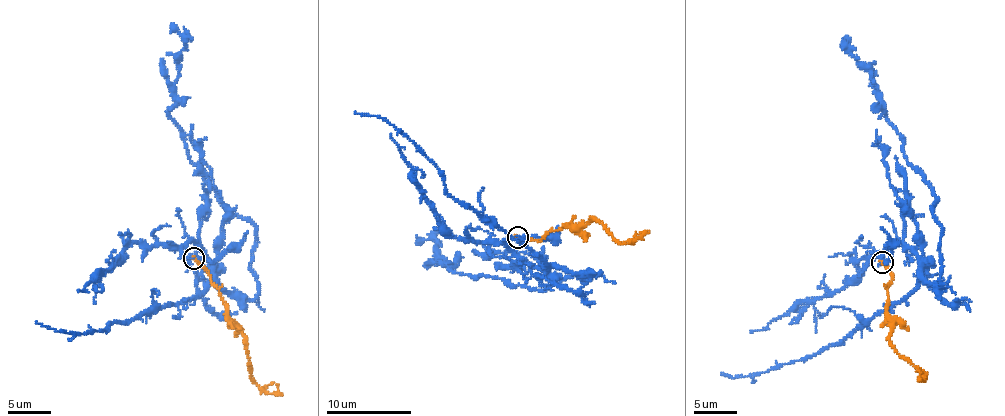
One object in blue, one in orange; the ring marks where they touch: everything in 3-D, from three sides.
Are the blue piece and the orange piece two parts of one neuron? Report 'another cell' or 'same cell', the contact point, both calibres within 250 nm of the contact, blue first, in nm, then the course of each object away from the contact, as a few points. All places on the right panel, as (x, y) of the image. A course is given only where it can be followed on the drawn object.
another cell; at (882, 262); 180 nm thick on the blue side, 240 nm on the other; blue runs (881, 263), (900, 243), (916, 255), (921, 276), (941, 286), (934, 193), (908, 161), (881, 92), (847, 36); orange runs (881, 263), (891, 277), (887, 288), (889, 343), (921, 372), (924, 376), (919, 380)

